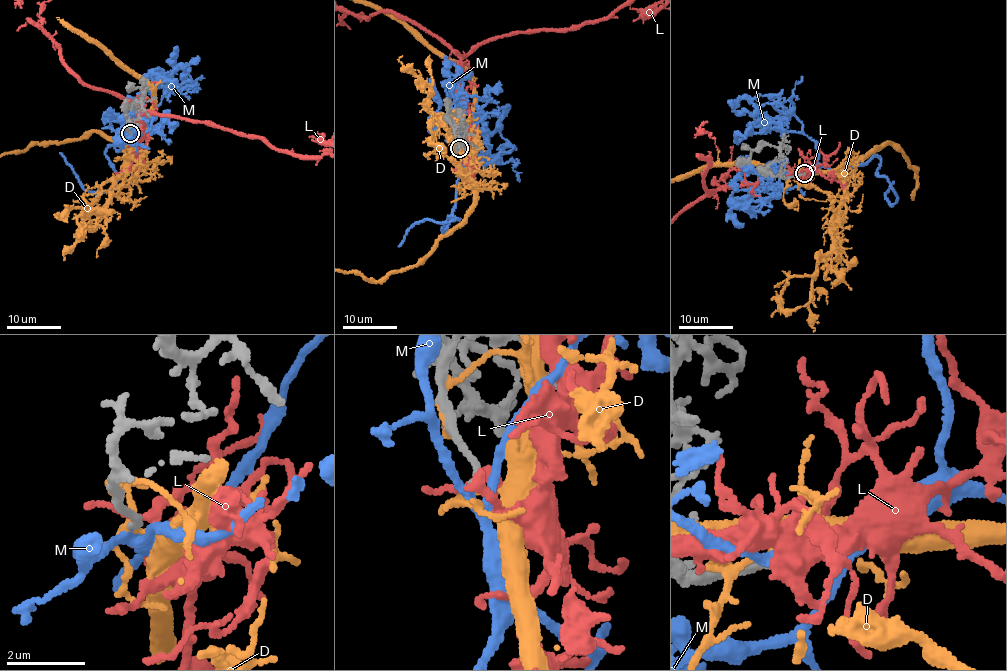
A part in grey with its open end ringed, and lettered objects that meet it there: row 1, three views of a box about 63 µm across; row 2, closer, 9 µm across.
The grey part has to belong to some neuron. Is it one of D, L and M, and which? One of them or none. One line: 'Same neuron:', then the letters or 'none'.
Same neuron: M

